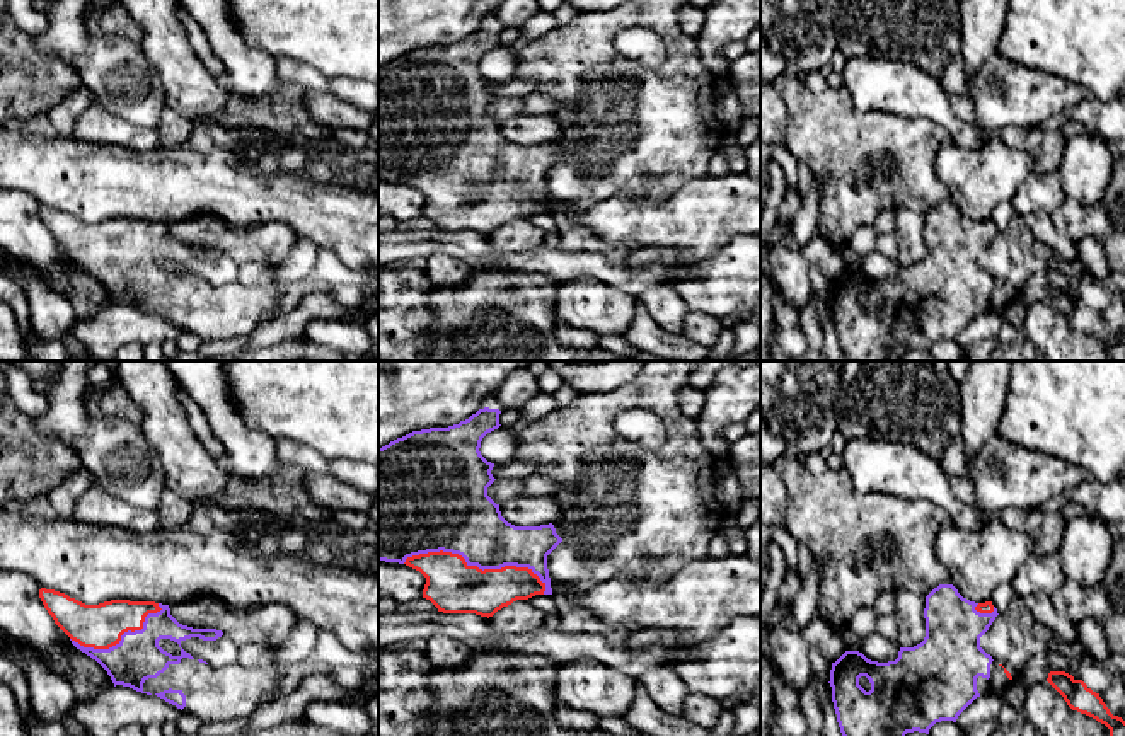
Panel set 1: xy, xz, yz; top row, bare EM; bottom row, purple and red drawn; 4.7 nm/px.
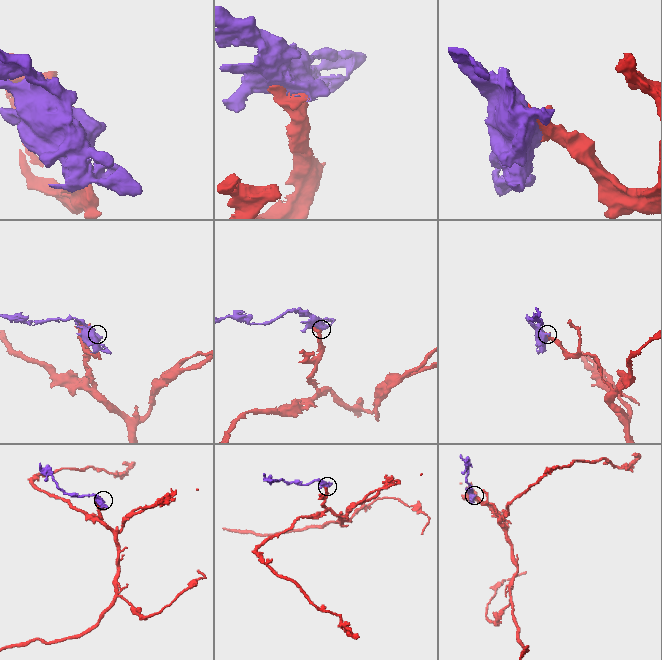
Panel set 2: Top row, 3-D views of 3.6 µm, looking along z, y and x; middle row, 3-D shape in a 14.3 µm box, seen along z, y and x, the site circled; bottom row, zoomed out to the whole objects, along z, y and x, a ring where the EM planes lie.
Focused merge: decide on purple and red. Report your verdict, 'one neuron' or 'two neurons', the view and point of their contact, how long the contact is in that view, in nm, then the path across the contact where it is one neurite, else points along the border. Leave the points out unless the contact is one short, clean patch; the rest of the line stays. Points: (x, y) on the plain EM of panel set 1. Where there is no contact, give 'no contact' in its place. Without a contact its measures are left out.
one neuron; meets purple in xz at (478, 184); contact 700 nm long

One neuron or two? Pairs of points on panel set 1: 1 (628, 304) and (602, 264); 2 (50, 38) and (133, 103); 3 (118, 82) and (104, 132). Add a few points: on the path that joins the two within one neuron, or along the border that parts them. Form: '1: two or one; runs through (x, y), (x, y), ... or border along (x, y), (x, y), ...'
1: two; border along (578, 278), (599, 278), (636, 297)
2: one; runs through (70, 40), (113, 82)
3: two; border along (96, 99), (111, 113), (138, 126), (147, 126)

